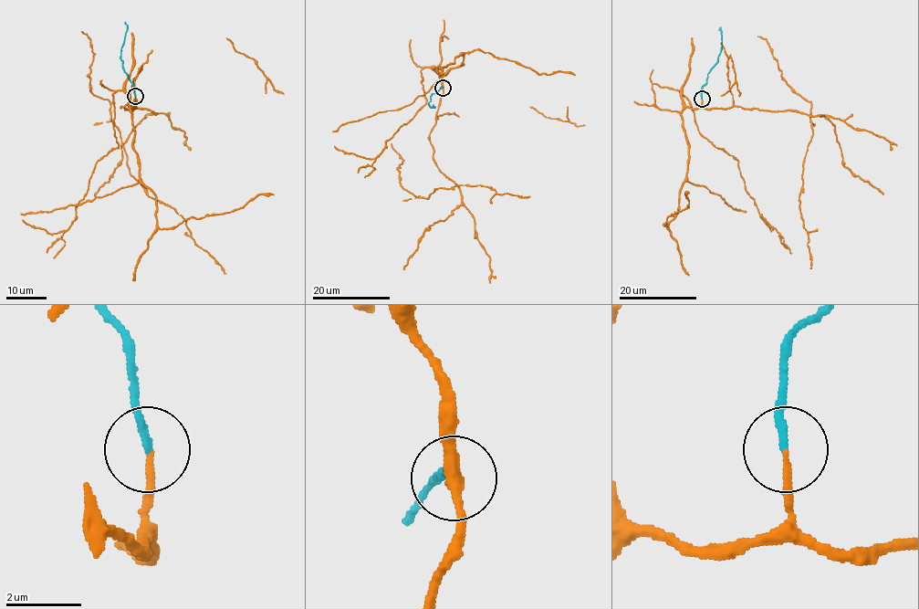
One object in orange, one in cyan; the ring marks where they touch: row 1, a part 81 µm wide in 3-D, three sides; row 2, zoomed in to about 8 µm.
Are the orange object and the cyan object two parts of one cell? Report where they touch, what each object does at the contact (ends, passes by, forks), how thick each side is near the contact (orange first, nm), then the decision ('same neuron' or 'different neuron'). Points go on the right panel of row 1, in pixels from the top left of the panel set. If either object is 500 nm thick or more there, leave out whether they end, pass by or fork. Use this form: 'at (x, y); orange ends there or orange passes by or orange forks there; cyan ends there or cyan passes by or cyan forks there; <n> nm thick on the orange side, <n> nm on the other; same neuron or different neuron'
at (702, 99); orange ends there; cyan ends there; 190 nm thick on the orange side, 190 nm on the other; same neuron

